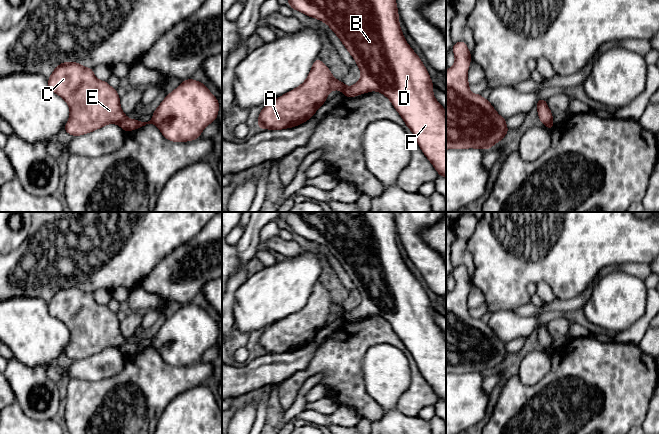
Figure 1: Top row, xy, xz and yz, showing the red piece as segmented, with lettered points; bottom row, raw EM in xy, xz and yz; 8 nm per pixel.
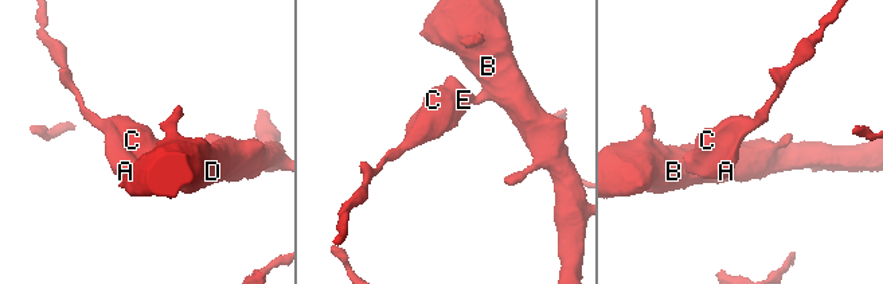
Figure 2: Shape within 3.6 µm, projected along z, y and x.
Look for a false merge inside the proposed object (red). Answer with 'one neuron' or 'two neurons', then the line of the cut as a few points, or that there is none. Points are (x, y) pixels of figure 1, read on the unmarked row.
two neurons; cut xy (126, 341), (119, 348)

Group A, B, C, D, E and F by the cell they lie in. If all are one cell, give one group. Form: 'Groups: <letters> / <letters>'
Groups: A C E / B D F

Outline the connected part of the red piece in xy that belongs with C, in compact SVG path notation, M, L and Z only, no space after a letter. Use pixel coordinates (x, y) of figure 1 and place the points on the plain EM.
M63 286L58 289L48 302L48 311L69 330L70 340L64 355L72 360L90 357L107 348L120 348L126 342L120 330L117 314L107 305L98 304L92 292L84 291L77 286Z

